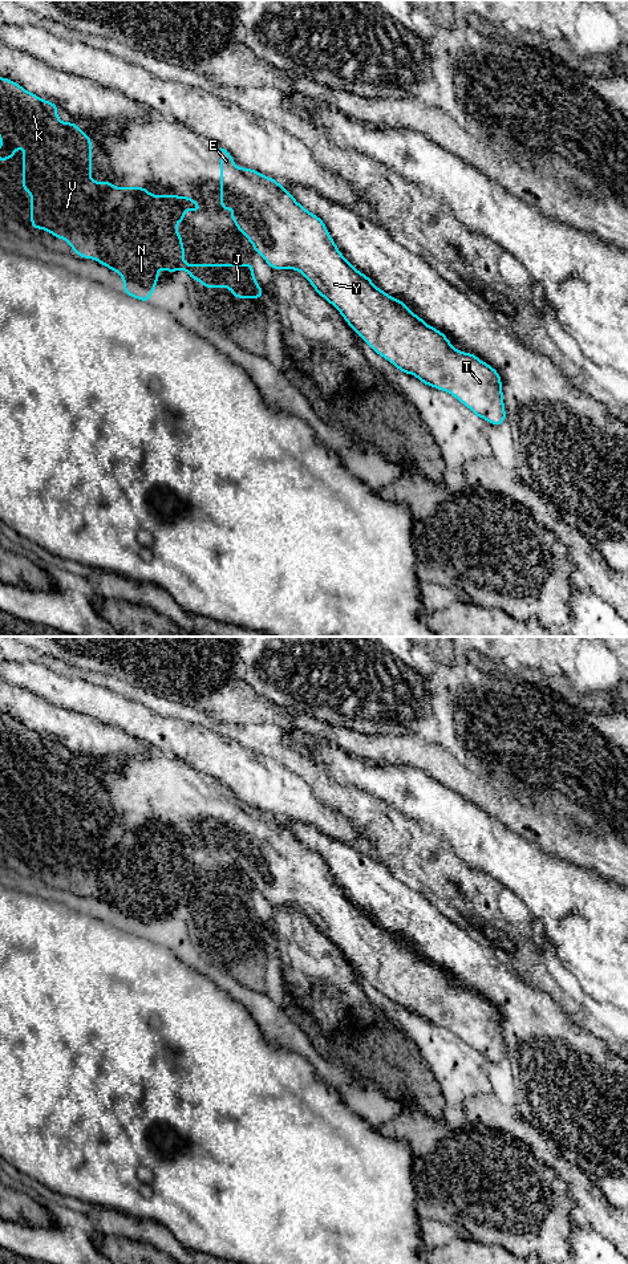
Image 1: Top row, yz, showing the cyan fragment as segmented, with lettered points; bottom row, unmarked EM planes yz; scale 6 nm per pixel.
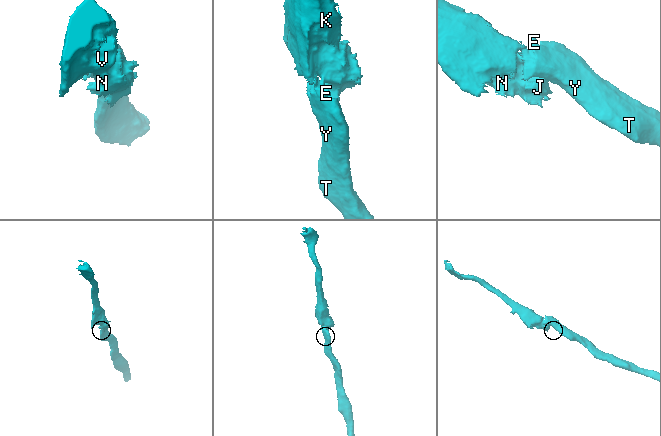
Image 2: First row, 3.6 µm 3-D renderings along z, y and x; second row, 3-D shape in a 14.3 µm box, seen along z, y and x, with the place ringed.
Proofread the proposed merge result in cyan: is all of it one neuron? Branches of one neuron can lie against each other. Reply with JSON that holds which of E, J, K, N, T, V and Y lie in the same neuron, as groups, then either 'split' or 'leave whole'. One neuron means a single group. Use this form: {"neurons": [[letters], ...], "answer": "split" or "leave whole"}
{"neurons": [["E", "J", "K", "N", "T", "V", "Y"]], "answer": "leave whole"}

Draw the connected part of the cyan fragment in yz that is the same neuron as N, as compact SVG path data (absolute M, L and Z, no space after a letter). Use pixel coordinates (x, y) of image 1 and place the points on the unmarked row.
M0 714L0 797L11 797L16 790L19 784L24 785L23 790L23 828L31 830L31 862L35 866L45 866L57 875L65 877L70 885L82 895L93 895L101 902L108 903L110 907L116 907L123 916L123 930L131 932L137 936L150 939L150 931L155 928L155 922L159 915L158 907L161 905L166 906L170 910L174 910L179 906L186 907L190 911L190 916L198 916L202 919L203 924L228 924L232 928L234 935L263 935L263 924L259 923L259 919L255 915L254 905L251 898L243 901L186 901L185 899L185 882L182 879L182 871L177 869L177 862L185 857L185 848L190 846L191 849L199 849L200 841L196 840L190 833L179 832L153 832L147 828L146 824L122 824L117 825L113 818L93 818L92 817L92 775L85 771L76 760L62 759L58 756L57 751L58 743L54 739L45 737L39 732L25 727L17 719Z

